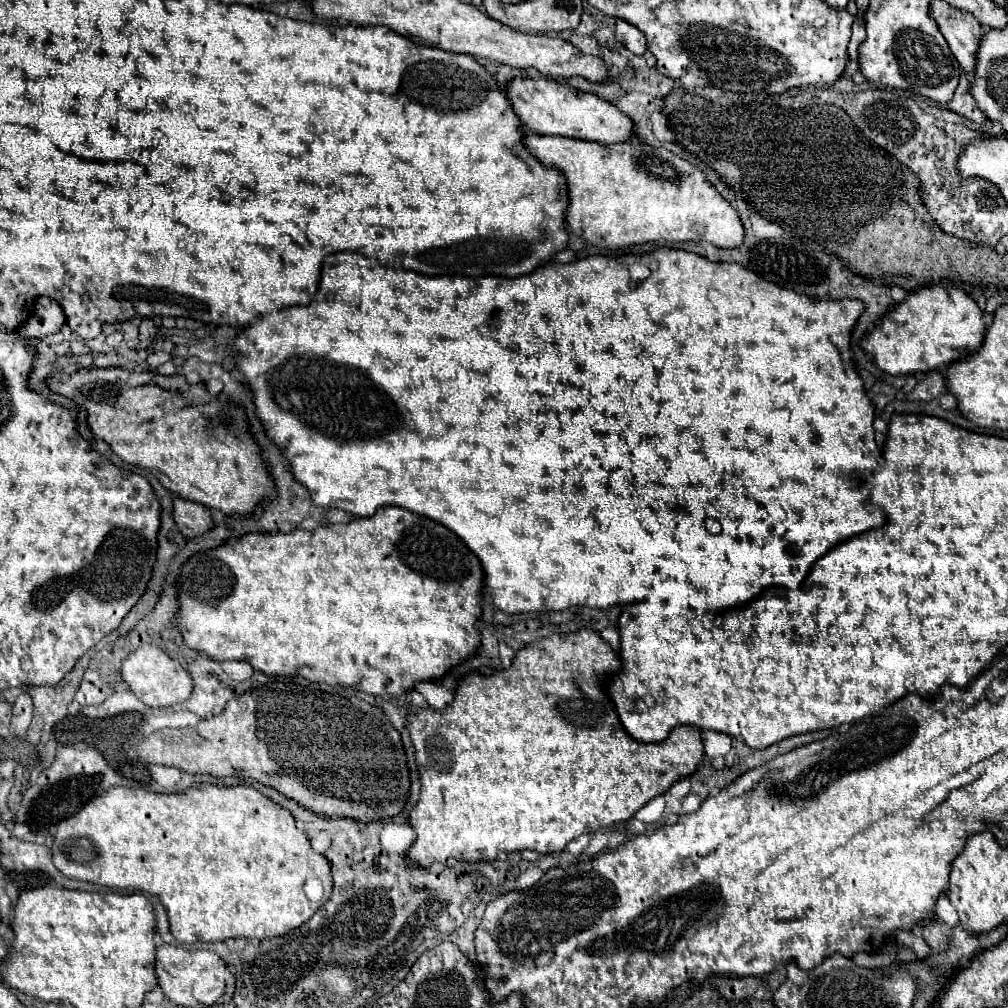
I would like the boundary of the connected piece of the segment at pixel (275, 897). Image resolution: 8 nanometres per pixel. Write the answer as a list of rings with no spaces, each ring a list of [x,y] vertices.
[[[126,778],[126,780],[130,780],[130,785],[129,785],[129,784],[124,784],[124,786],[110,786],[110,788],[108,788],[108,790],[104,790],[104,792],[102,792],[102,793],[101,793],[101,794],[98,794],[98,795],[96,795],[96,796],[94,796],[94,798],[92,798],[92,800],[88,800],[88,802],[86,802],[86,804],[84,804],[84,806],[82,806],[82,808],[80,808],[80,810],[78,810],[78,812],[76,812],[76,814],[72,814],[72,816],[66,816],[66,818],[62,818],[62,820],[60,820],[60,822],[56,822],[56,832],[54,832],[54,844],[52,844],[52,860],[54,860],[54,866],[56,866],[56,868],[58,868],[58,870],[60,870],[60,872],[62,872],[62,874],[94,874],[94,884],[98,884],[98,885],[100,885],[100,886],[105,886],[105,887],[108,887],[108,888],[109,888],[109,889],[114,889],[114,890],[134,890],[134,892],[146,892],[146,894],[150,894],[150,896],[154,896],[154,898],[158,898],[158,900],[160,900],[160,902],[162,902],[162,906],[164,906],[164,908],[166,908],[166,914],[168,914],[168,922],[170,922],[170,934],[172,934],[172,936],[174,936],[174,938],[176,938],[176,942],[180,942],[180,944],[196,944],[196,942],[222,942],[222,940],[226,940],[226,938],[246,938],[246,940],[250,940],[250,938],[258,938],[258,940],[266,940],[266,938],[274,938],[274,936],[282,936],[282,934],[286,934],[286,932],[288,932],[288,930],[292,930],[292,928],[298,928],[298,926],[300,926],[300,924],[304,924],[304,922],[306,922],[306,920],[310,920],[310,918],[312,918],[312,916],[314,916],[314,912],[316,912],[316,910],[318,910],[318,908],[320,908],[320,906],[322,906],[322,904],[324,904],[324,902],[326,902],[326,900],[328,900],[328,898],[330,898],[330,892],[332,892],[332,876],[330,876],[330,864],[328,864],[328,860],[326,860],[326,858],[324,858],[324,856],[322,856],[322,854],[318,854],[318,852],[316,852],[316,850],[312,850],[312,846],[310,846],[310,840],[308,840],[308,836],[306,836],[306,834],[304,834],[304,832],[302,832],[302,830],[298,830],[298,828],[296,828],[296,824],[294,824],[294,818],[292,818],[292,814],[290,814],[290,812],[288,812],[288,810],[284,810],[284,808],[280,808],[280,806],[278,806],[278,804],[274,804],[274,802],[272,802],[272,800],[270,800],[270,798],[268,798],[268,796],[264,796],[264,794],[262,794],[262,792],[258,792],[258,790],[256,790],[256,788],[250,788],[250,786],[230,786],[230,788],[218,788],[218,786],[214,786],[214,784],[194,784],[194,786],[190,786],[190,788],[186,788],[186,790],[182,790],[182,792],[174,792],[174,794],[158,794],[158,792],[152,792],[152,791],[150,791],[150,790],[144,790],[144,788],[143,788],[143,787],[141,787],[141,786],[136,786],[136,784],[134,784],[134,782],[132,782],[132,780],[133,780],[133,779],[128,779],[128,778]]]

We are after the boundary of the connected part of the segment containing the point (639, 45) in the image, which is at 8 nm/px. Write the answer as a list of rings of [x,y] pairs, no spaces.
[[[620,18],[616,20],[616,40],[624,48],[628,48],[632,54],[642,56],[646,52],[646,38],[644,38],[644,34],[638,28],[634,28],[632,24],[628,24],[628,22],[620,20]]]

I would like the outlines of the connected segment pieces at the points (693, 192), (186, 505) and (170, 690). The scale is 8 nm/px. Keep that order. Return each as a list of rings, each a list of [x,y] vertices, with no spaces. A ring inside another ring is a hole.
[[[526,134],[522,138],[524,148],[544,166],[556,168],[568,188],[568,206],[564,222],[568,232],[584,238],[598,248],[626,248],[630,244],[644,242],[682,242],[682,240],[702,240],[718,248],[736,248],[744,238],[744,226],[732,206],[706,182],[704,174],[690,166],[680,156],[674,156],[666,148],[648,146],[644,142],[620,142],[620,144],[600,144],[586,142],[564,136],[538,136]]]
[[[174,496],[172,502],[174,502],[172,518],[184,536],[204,534],[204,530],[212,528],[212,518],[208,514],[208,508],[190,500],[182,500],[178,496]]]
[[[144,644],[144,646],[136,648],[134,652],[130,652],[128,658],[124,660],[120,674],[122,674],[122,680],[128,684],[130,692],[150,708],[168,708],[168,706],[180,704],[192,692],[190,674],[182,668],[182,664],[178,660],[170,658],[158,646]]]

